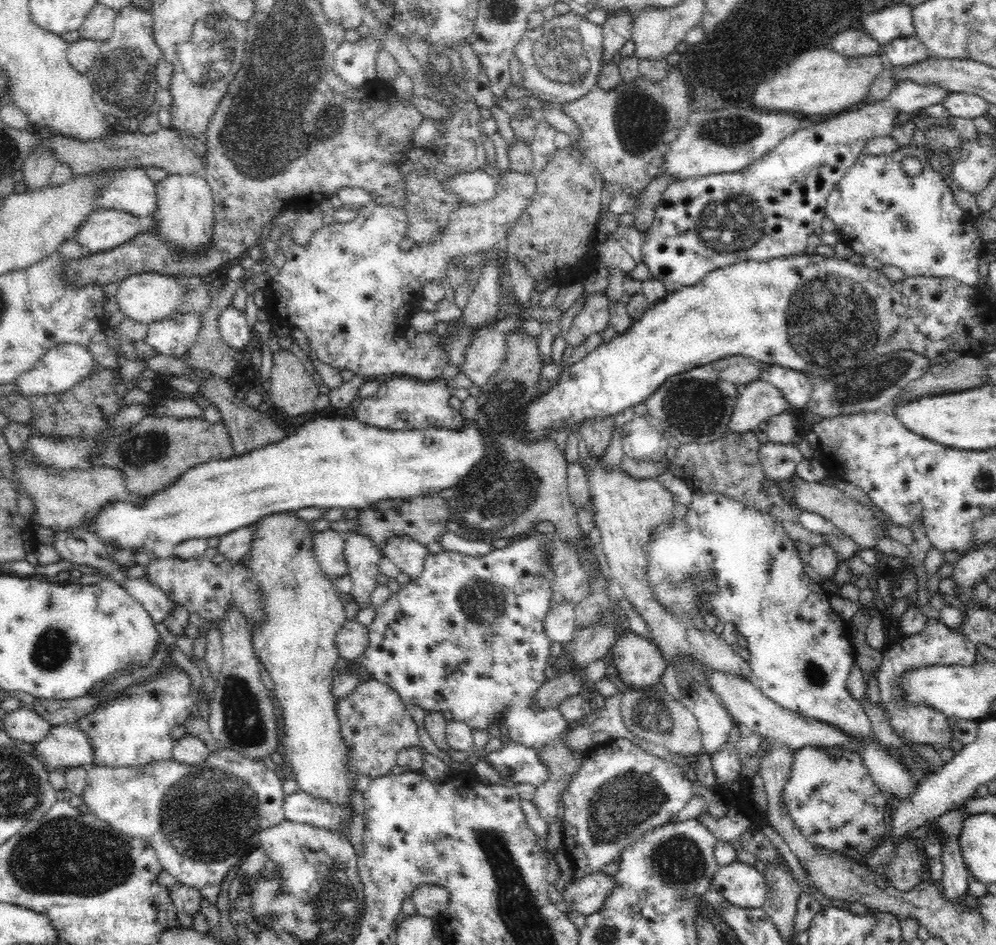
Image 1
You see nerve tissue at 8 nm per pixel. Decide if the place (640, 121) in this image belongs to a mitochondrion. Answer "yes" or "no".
yes

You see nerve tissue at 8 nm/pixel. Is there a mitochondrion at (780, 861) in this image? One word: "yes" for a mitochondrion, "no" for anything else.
no

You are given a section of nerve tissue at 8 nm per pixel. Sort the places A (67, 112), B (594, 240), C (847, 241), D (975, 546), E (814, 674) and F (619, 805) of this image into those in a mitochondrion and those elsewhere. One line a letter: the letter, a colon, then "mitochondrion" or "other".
A: other
B: other
C: other
D: other
E: mitochondrion
F: mitochondrion

